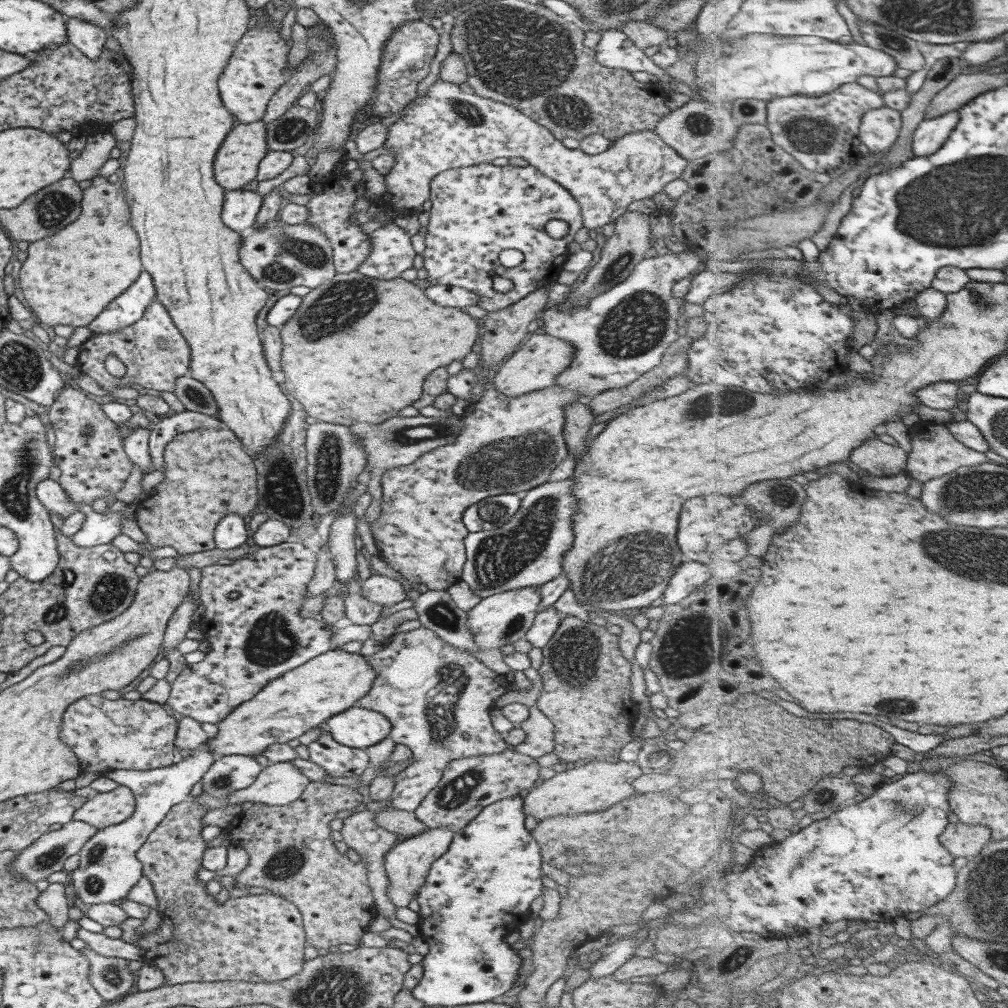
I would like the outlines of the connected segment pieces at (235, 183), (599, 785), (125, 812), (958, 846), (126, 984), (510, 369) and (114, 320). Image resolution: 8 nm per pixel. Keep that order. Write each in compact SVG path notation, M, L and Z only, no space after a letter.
M263 120L250 124L236 123L224 138L213 162L213 173L215 181L223 186L225 191L240 190L256 178L258 165L269 151L267 129L268 126Z
M593 760L584 766L566 769L550 779L539 781L531 788L523 797L524 815L533 816L540 822L550 817L584 815L606 810L636 793L632 782L644 774L644 771L636 762L622 760Z
M119 785L109 792L98 793L74 812L73 820L102 830L104 827L125 822L136 812L136 801L127 786Z
M959 821L948 826L942 841L956 858L970 859L984 852L993 840L992 828L984 825L968 825Z
M90 946L79 951L89 962L89 978L97 993L106 1001L115 1003L129 994L134 985L133 972L124 958L106 958L96 954Z
M537 331L530 334L519 348L498 366L490 381L496 390L512 398L528 394L533 390L552 387L556 377L571 364L573 356L574 349L570 343L566 343L564 339Z
M142 272L124 294L106 305L101 314L88 325L88 329L93 335L116 334L118 330L128 330L128 326L138 322L156 296L151 275Z

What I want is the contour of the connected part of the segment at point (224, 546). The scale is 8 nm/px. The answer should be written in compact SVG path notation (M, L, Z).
M239 514L224 515L220 522L216 525L213 539L216 548L222 550L234 550L243 546L248 540L248 530L246 529L245 518Z

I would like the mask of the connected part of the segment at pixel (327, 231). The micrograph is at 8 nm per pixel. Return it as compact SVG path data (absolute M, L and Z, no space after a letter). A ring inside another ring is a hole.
M334 169L329 175L320 177L316 181L312 181L313 188L310 192L311 200L306 208L308 210L308 219L306 226L314 226L318 230L324 232L324 236L328 238L333 250L333 259L335 270L338 274L348 274L356 272L358 266L364 263L368 258L371 249L370 234L364 234L361 226L354 226L350 222L350 217L354 213L355 201L362 197L364 192L363 185L356 183L350 177L350 173Z

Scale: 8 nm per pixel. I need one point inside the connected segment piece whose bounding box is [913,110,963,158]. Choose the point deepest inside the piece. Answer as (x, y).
(933, 134)

